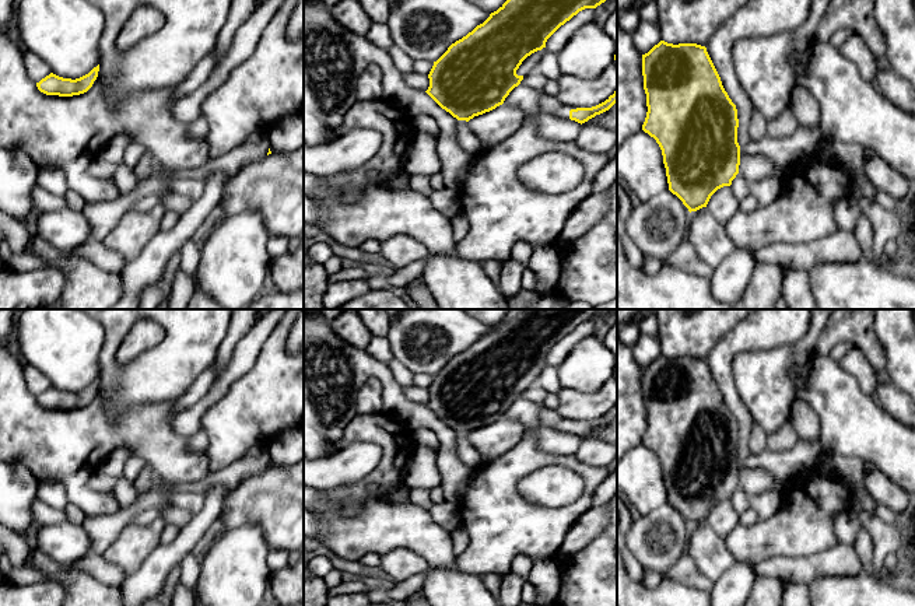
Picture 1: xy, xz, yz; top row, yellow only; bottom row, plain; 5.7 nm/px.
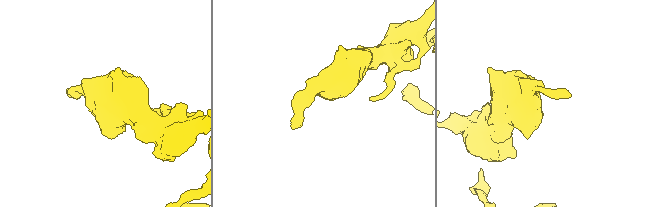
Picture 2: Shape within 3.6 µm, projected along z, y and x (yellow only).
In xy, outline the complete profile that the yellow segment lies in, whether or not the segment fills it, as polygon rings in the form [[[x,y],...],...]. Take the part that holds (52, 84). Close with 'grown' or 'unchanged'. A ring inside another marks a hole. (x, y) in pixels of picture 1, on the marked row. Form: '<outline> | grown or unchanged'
[[[99,64],[94,67],[88,74],[71,80],[71,78],[63,78],[53,73],[42,78],[39,83],[36,83],[36,87],[41,92],[46,95],[59,95],[59,97],[73,97],[87,92],[94,81],[98,77]]] | unchanged

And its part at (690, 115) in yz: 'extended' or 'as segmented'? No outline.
as segmented

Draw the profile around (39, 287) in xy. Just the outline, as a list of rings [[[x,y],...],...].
[[[0,258],[0,309],[15,309],[20,304],[39,309],[55,302],[66,283],[66,276],[56,267],[17,272]]]

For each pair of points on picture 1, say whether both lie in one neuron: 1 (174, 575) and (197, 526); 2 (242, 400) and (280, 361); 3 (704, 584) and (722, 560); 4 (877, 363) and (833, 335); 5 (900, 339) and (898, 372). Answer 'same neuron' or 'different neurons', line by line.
1: different neurons
2: same neuron
3: different neurons
4: same neuron
5: same neuron

